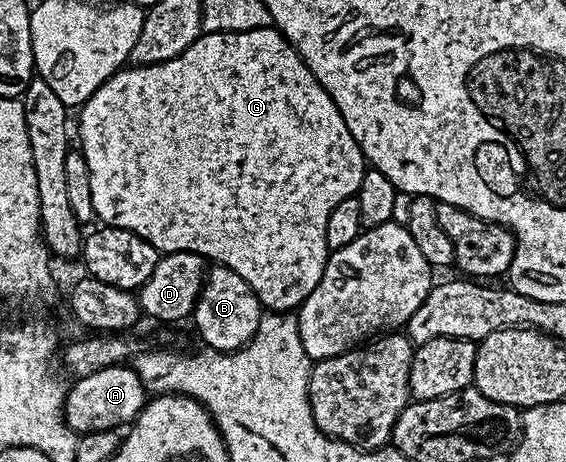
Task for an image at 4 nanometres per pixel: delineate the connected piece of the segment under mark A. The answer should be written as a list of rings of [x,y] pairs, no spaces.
[[[120,365],[101,369],[101,373],[89,373],[84,379],[75,379],[63,402],[63,415],[79,435],[88,435],[90,431],[114,431],[122,428],[122,423],[134,424],[143,411],[144,402],[143,382],[134,366]]]

